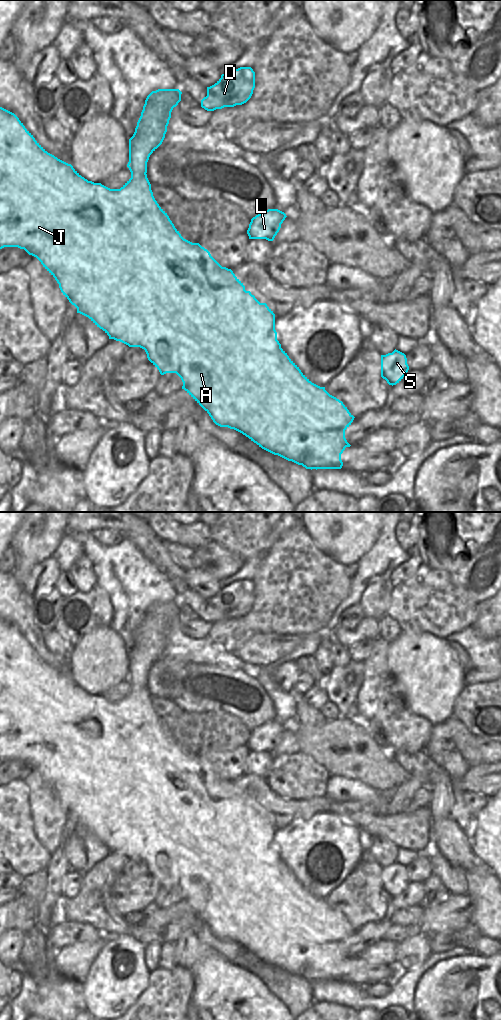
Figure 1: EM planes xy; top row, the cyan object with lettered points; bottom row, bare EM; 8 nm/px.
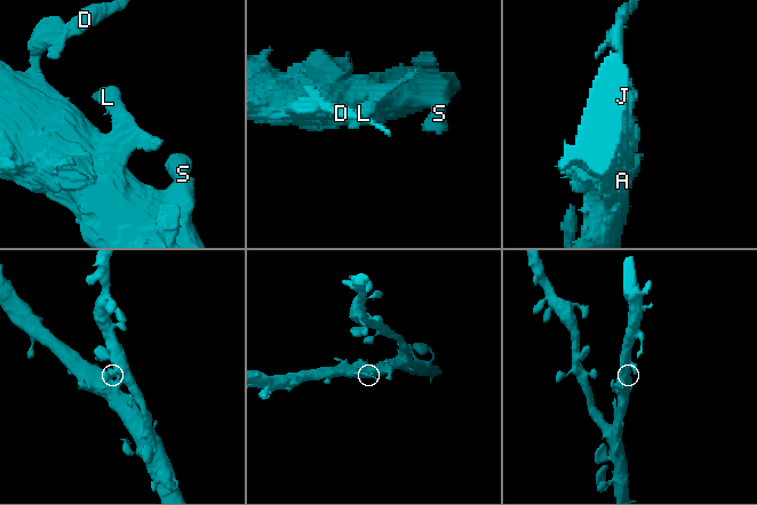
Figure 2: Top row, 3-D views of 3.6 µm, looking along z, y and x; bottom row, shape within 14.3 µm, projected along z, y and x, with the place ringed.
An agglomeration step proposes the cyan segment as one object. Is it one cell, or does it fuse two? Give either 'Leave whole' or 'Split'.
Split.

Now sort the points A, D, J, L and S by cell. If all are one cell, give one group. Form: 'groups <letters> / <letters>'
groups A J L S / D

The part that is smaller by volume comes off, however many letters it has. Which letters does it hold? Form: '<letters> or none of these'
D

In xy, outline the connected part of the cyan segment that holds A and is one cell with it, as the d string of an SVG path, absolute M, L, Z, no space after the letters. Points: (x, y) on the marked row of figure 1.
M0 107L0 249L4 247L18 247L36 257L55 278L63 295L77 308L77 313L88 317L109 339L144 349L148 360L161 375L176 373L183 382L182 389L209 414L216 425L234 429L262 449L306 469L342 468L341 454L346 447L351 446L345 438L345 430L355 417L325 387L312 383L281 348L275 330L275 314L267 304L260 303L250 291L246 291L233 271L222 267L207 249L181 236L155 200L147 174L131 173L131 178L120 189L110 189L101 183L88 181L71 164L48 153L14 113Z

